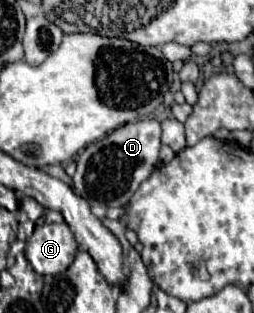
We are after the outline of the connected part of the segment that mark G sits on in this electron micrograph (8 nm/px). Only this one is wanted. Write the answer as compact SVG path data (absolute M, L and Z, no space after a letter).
M65 222L37 224L27 240L25 256L37 274L61 274L77 254L77 242Z

